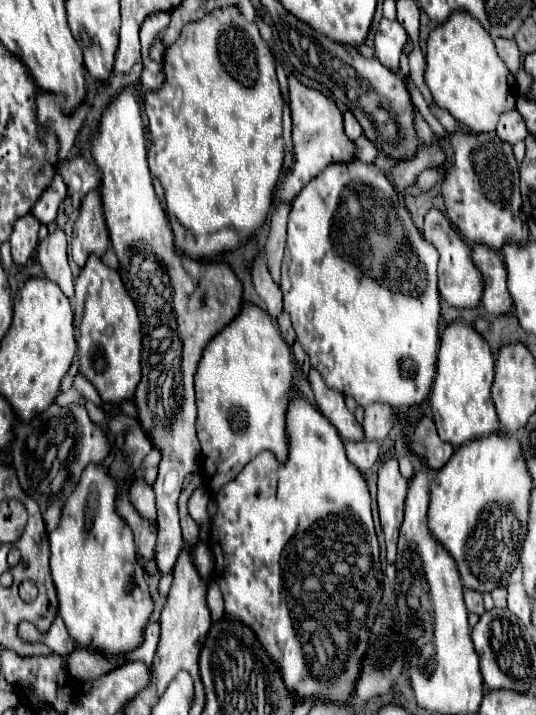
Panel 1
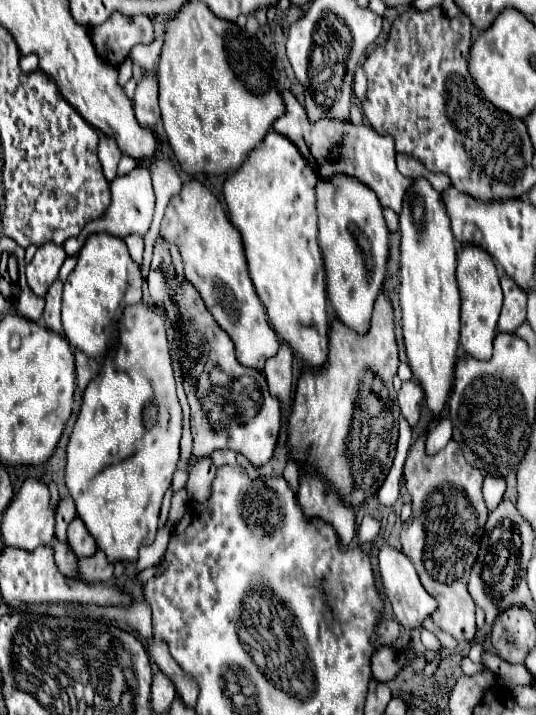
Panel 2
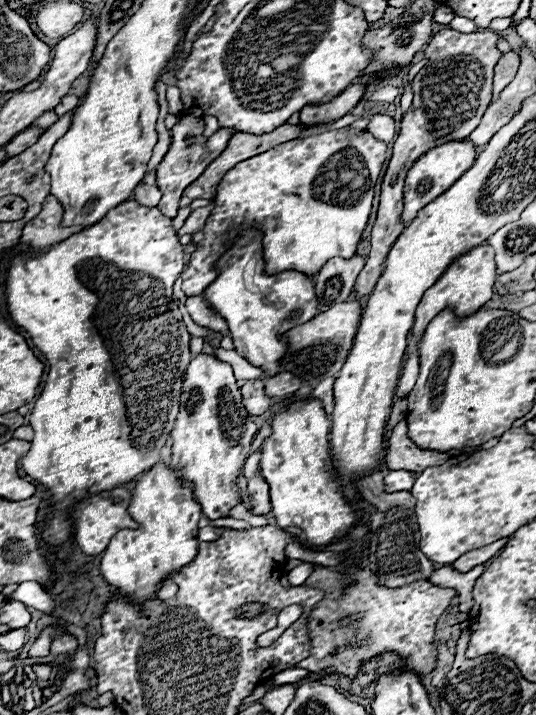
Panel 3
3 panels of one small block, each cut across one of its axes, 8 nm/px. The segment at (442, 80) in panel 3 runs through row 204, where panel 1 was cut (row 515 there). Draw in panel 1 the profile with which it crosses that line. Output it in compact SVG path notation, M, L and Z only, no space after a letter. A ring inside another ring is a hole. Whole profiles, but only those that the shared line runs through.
M388 460L378 470L378 512L386 538L386 560L396 560L396 540L404 514L408 480L398 470L398 460Z

